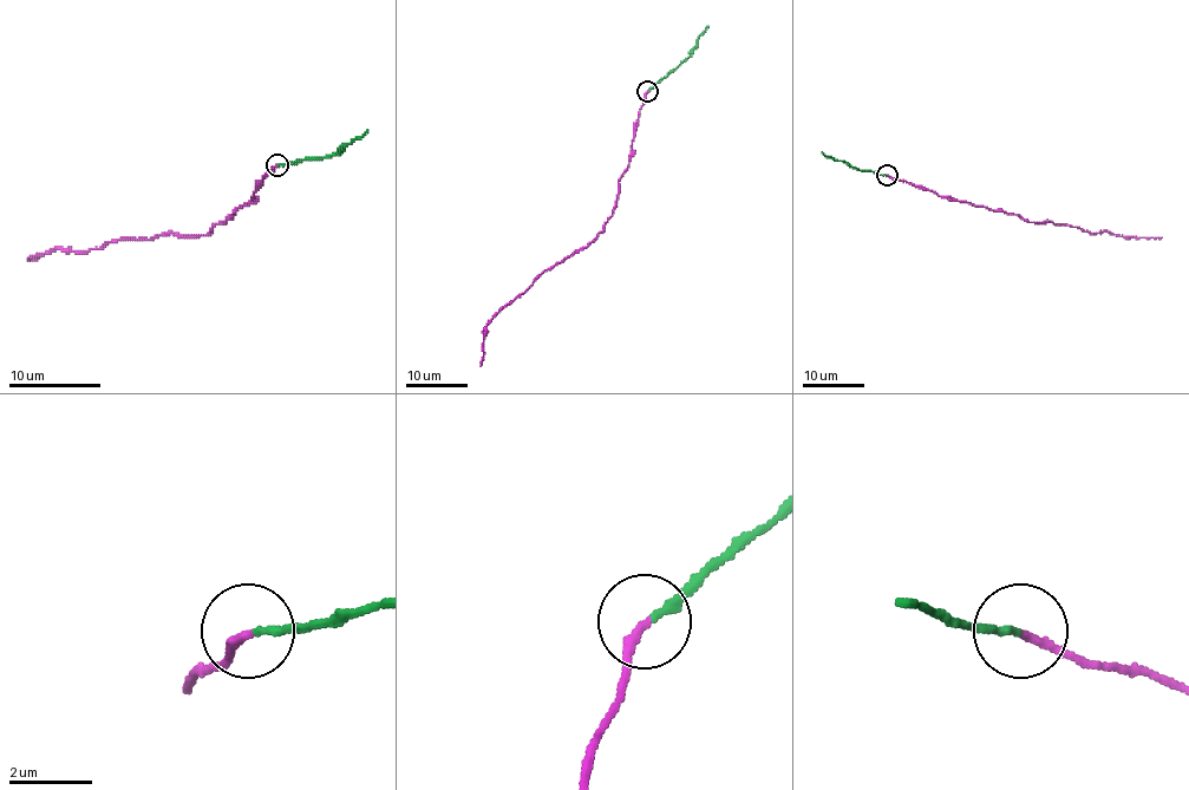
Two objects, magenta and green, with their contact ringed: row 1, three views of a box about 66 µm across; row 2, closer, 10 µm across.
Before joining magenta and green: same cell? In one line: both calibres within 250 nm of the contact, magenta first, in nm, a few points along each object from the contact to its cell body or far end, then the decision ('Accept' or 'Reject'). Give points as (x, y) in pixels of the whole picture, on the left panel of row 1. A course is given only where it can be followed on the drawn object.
Thickness 200 nm (magenta) against 200 nm. Course of magenta: (276, 164), (250, 201), (206, 235), (169, 233), (27, 258). Course of green: (279, 164), (331, 157), (367, 130). Reject

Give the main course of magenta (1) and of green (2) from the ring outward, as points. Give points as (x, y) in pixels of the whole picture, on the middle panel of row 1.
1: (647, 90), (631, 161), (618, 182), (616, 207), (607, 222), (586, 247), (546, 269), (491, 320), (481, 366)
2: (648, 90), (684, 61), (709, 26)

